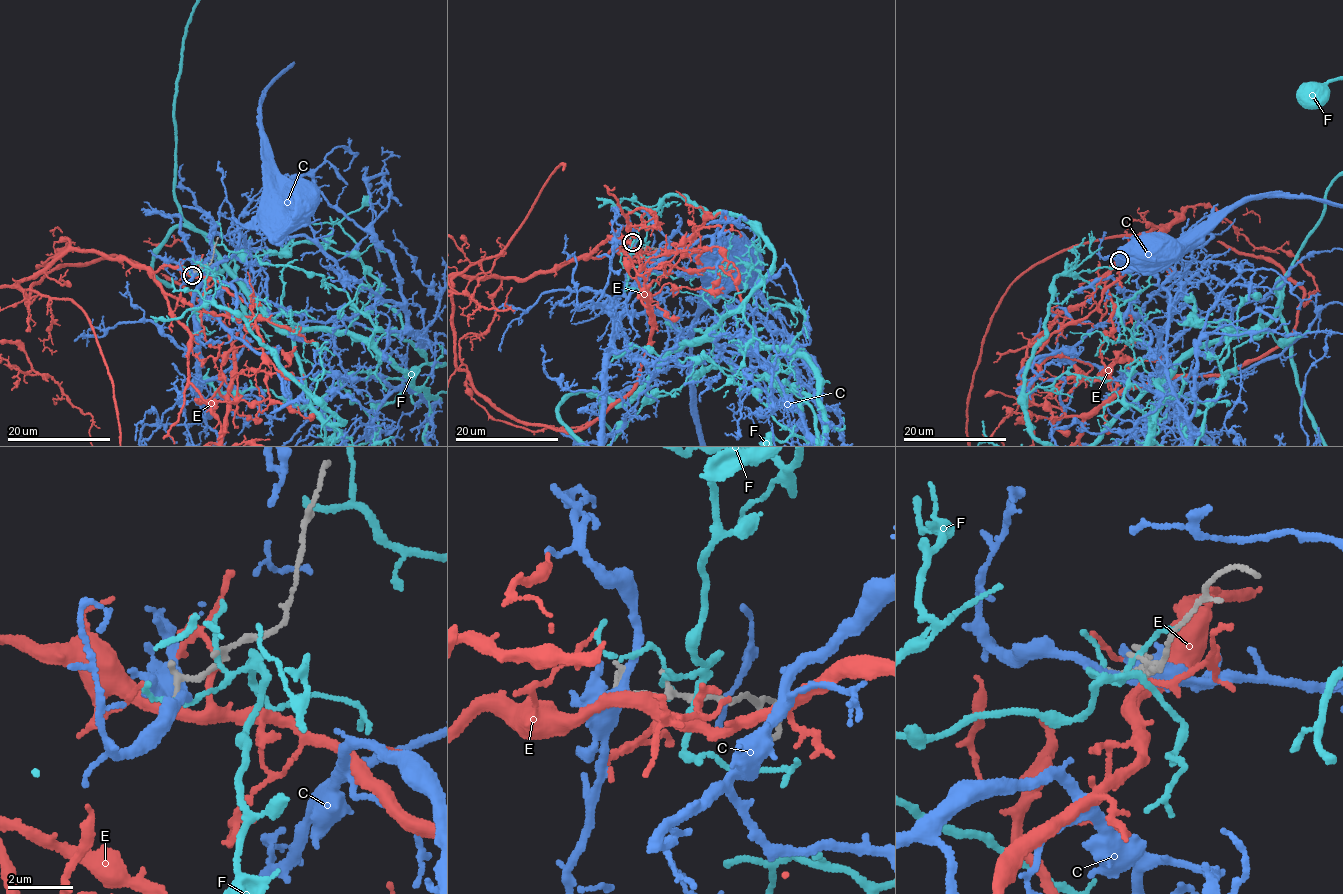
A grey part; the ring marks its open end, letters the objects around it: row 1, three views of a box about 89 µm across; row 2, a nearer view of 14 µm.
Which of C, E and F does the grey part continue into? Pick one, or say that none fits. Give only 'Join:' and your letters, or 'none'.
Join: none

